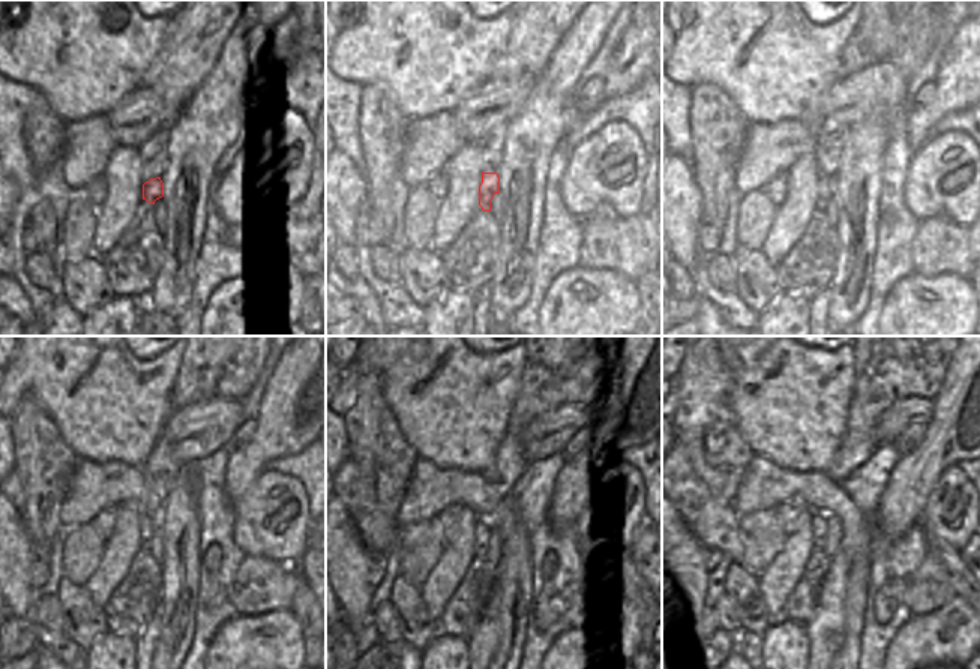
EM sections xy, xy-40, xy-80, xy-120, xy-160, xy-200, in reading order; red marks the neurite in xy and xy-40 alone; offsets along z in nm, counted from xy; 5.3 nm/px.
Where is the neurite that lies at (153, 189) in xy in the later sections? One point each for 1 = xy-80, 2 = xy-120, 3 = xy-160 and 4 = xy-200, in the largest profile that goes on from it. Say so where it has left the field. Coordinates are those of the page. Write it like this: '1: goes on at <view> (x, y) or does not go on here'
1: goes on at xy-80 (826, 183)
2: goes on at xy-120 (146, 528)
3: goes on at xy-160 (482, 530)
4: goes on at xy-200 (818, 519)

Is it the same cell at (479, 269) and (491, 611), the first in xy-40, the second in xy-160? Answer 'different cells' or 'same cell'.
different cells

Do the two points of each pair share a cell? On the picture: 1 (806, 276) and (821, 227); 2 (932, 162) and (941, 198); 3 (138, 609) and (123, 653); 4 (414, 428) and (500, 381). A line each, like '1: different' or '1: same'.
1: same
2: same
3: different
4: same

